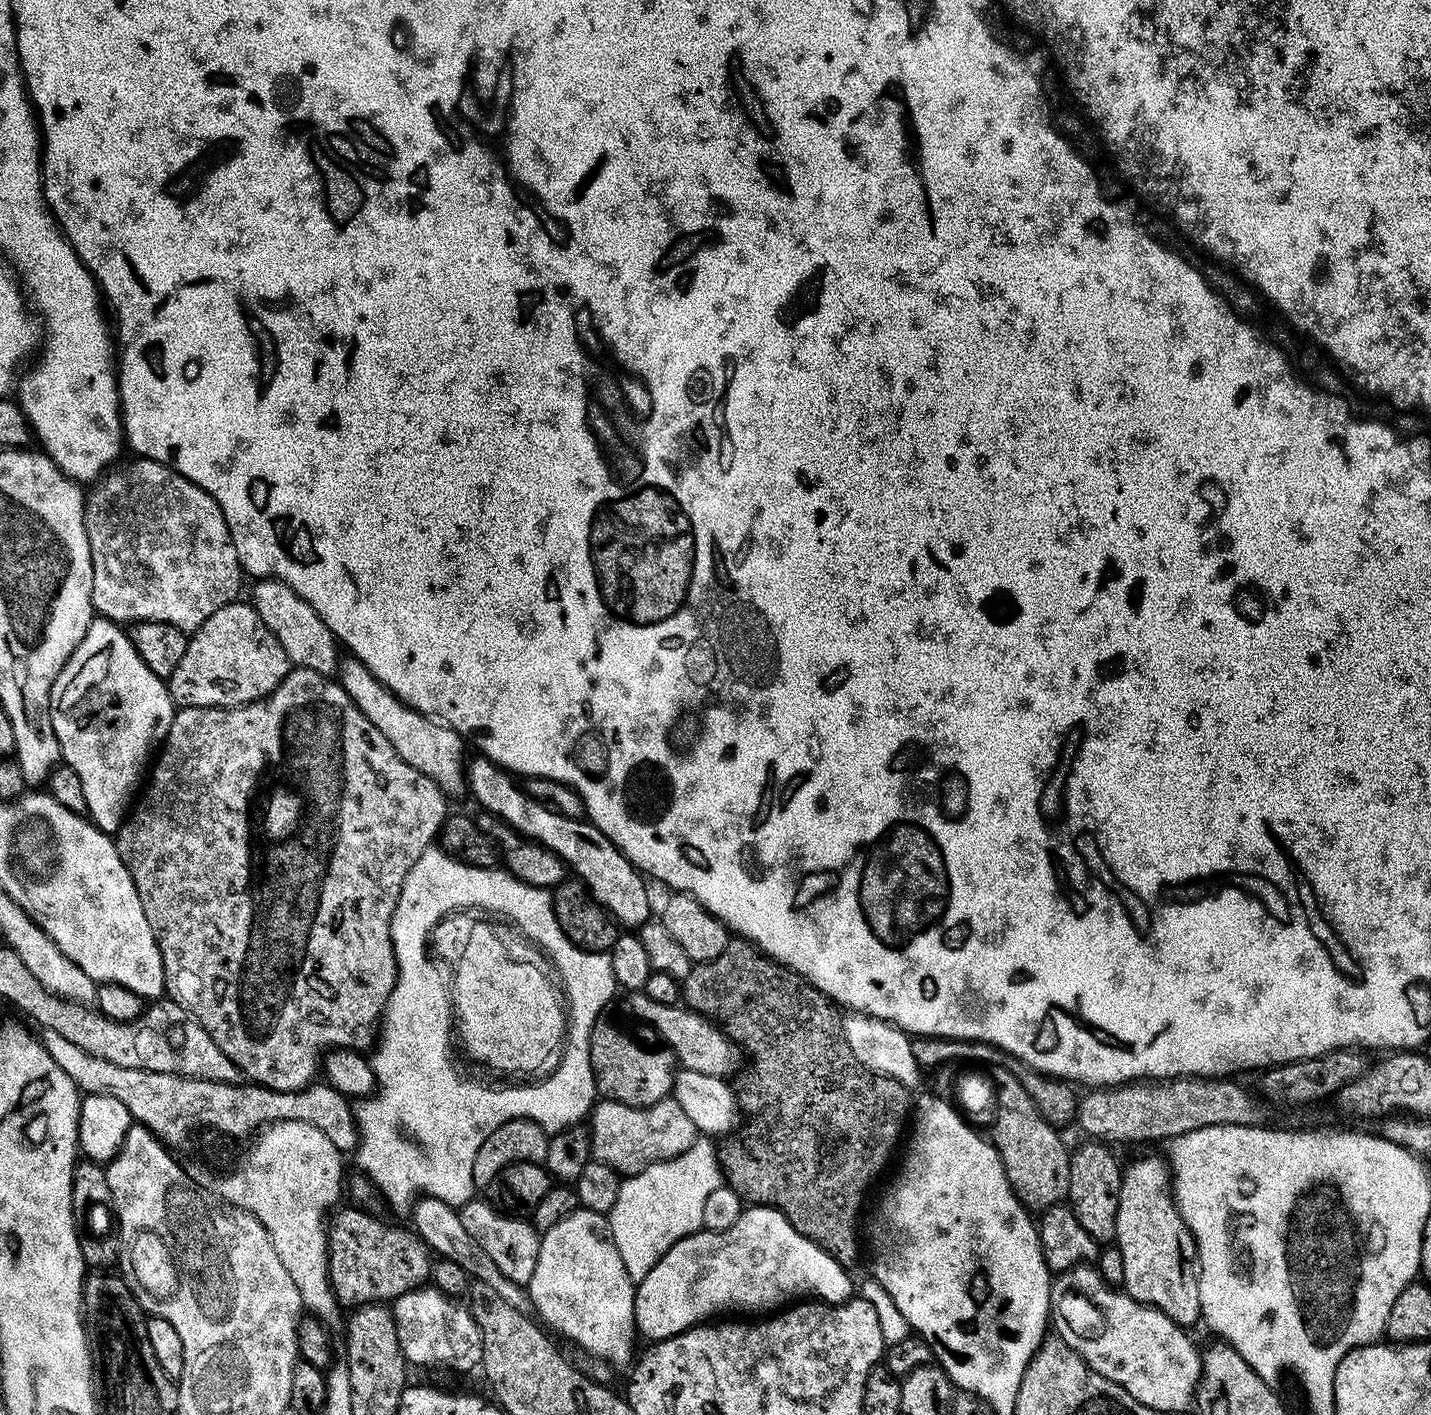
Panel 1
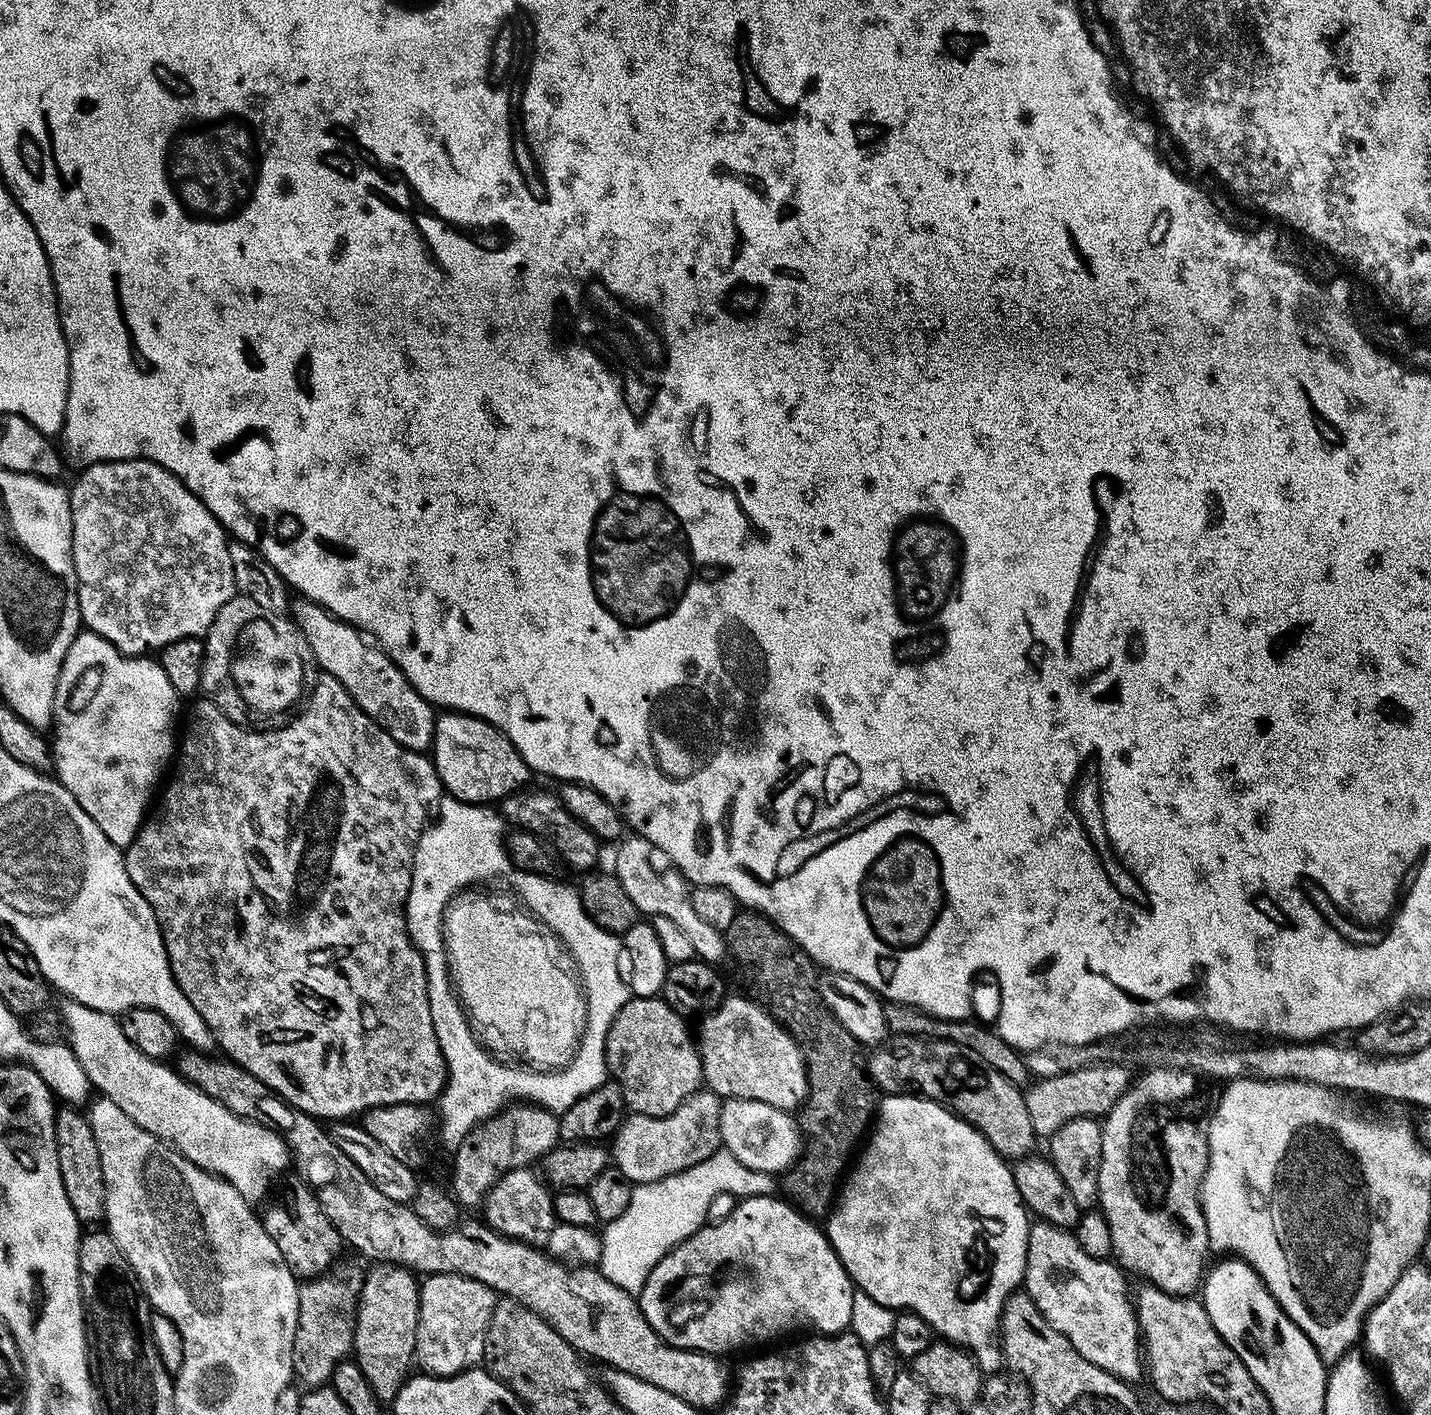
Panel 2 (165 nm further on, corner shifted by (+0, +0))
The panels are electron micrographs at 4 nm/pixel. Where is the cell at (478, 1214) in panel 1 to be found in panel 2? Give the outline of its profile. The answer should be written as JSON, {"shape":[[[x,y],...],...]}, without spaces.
{"shape":[[[531,1167],[515,1168],[502,1174],[502,1178],[498,1178],[496,1185],[488,1191],[482,1205],[483,1219],[495,1232],[509,1236],[511,1240],[544,1246],[558,1223],[552,1198],[553,1193],[539,1171]]]}

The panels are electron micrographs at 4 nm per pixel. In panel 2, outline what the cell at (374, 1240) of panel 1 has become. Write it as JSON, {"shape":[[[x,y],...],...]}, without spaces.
{"shape":[[[307,1183],[288,1184],[273,1204],[265,1203],[259,1213],[266,1234],[278,1246],[286,1266],[298,1278],[322,1276],[337,1263],[342,1249],[340,1232],[322,1210],[320,1199]]]}

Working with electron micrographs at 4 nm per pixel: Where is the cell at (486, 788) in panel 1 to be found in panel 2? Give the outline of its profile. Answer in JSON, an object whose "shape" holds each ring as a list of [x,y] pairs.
{"shape":[[[444,710],[437,715],[436,733],[432,739],[430,759],[436,766],[443,791],[453,800],[461,800],[467,804],[491,805],[499,802],[512,792],[518,792],[529,783],[530,769],[528,763],[518,754],[518,750],[506,738],[506,734],[498,731],[493,724],[477,716],[468,716],[465,712]]]}

